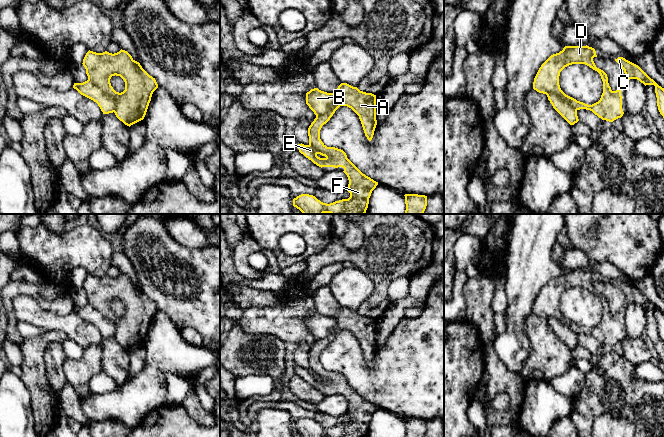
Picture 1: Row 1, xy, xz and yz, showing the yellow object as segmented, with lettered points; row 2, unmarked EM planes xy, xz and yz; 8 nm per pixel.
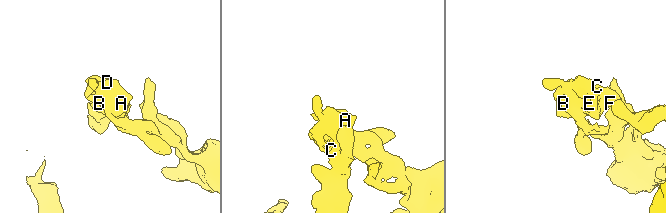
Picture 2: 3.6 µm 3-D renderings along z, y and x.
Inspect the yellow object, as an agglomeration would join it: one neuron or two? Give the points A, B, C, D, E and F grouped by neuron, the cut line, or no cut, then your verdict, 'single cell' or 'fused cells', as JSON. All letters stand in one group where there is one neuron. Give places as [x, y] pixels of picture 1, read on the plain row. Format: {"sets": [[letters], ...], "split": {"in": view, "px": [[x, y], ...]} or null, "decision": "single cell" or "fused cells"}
{"sets": [["A", "C", "D", "E", "F"], ["B"]], "split": {"in": "xy", "px": [[88, 303], [113, 323], [114, 335]]}, "decision": "fused cells"}

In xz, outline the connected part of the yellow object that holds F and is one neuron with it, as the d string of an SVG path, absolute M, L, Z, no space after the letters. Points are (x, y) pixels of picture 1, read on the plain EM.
M341 307L334 317L336 324L332 333L325 338L316 339L308 352L309 368L298 368L299 376L319 391L342 391L349 408L348 423L327 428L315 420L301 418L293 423L293 430L302 437L366 437L372 415L378 409L363 398L348 382L346 377L335 371L327 371L320 363L320 354L340 330L351 332L361 345L365 360L372 364L377 349L376 319L360 315L347 307Z

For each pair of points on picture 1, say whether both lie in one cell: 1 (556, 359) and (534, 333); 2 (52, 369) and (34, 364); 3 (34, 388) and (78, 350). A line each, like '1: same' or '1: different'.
1: same
2: different
3: different

